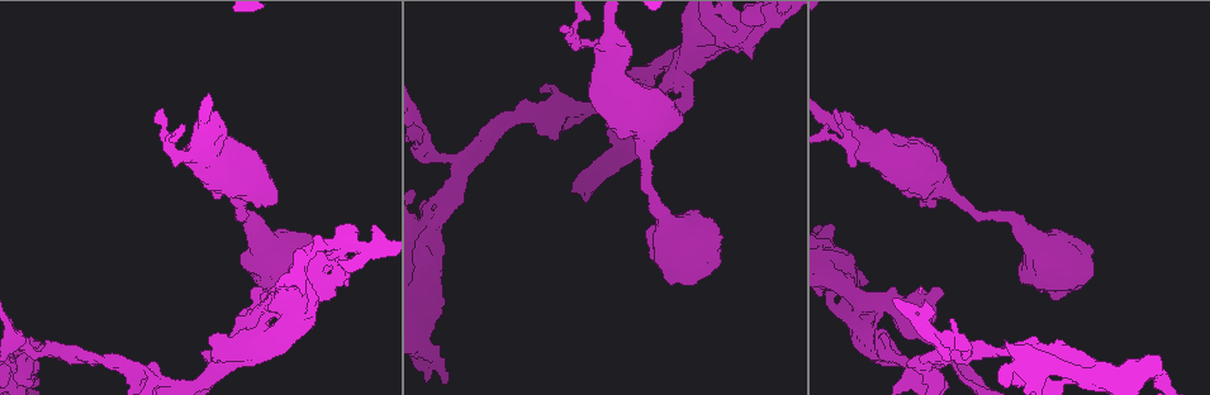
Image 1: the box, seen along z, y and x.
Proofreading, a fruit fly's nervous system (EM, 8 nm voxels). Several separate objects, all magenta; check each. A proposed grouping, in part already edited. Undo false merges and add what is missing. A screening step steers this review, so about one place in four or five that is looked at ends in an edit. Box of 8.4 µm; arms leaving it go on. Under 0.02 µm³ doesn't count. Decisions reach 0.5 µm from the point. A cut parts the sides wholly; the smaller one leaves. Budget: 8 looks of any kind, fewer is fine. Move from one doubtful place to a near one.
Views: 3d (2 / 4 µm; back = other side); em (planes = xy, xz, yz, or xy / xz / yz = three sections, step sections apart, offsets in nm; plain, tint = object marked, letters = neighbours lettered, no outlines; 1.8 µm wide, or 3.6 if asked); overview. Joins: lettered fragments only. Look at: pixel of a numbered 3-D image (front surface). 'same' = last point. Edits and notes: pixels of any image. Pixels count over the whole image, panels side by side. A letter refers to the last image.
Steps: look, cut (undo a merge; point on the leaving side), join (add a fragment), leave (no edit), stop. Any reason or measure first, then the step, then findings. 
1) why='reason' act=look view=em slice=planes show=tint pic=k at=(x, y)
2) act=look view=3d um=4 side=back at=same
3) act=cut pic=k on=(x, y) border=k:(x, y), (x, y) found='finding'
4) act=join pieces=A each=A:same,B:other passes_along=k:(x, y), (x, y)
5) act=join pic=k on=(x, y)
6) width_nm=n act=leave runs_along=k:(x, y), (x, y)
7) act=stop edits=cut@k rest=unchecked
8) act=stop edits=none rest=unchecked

why='thick turns thin' act=look view=em um=3.6 slice=yz step=16 show=tint pic=1 at=(867, 153)

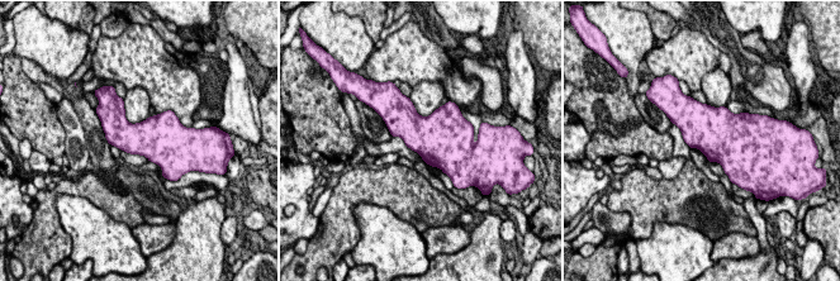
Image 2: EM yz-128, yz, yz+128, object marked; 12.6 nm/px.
act=look view=em um=3.6 slice=planes show=letters at=same

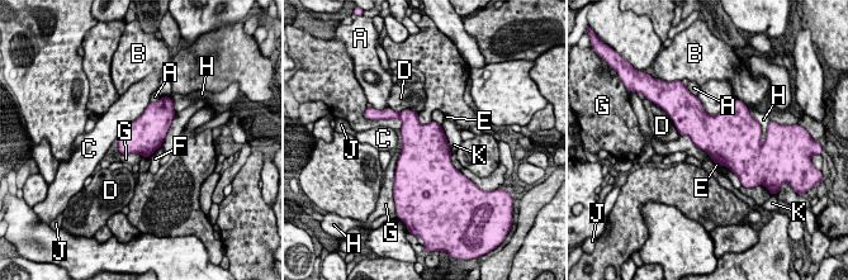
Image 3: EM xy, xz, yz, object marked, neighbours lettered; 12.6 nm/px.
act=cut pic=3 on=(388, 113) each=A:other,B:other,C:other,D:other,E:other,F:other,G:other,H:other,J:other,K:other border=3:(398, 113), (399, 117) found='two neurons meet here'

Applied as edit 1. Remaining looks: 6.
why='redraw' act=look view=overview

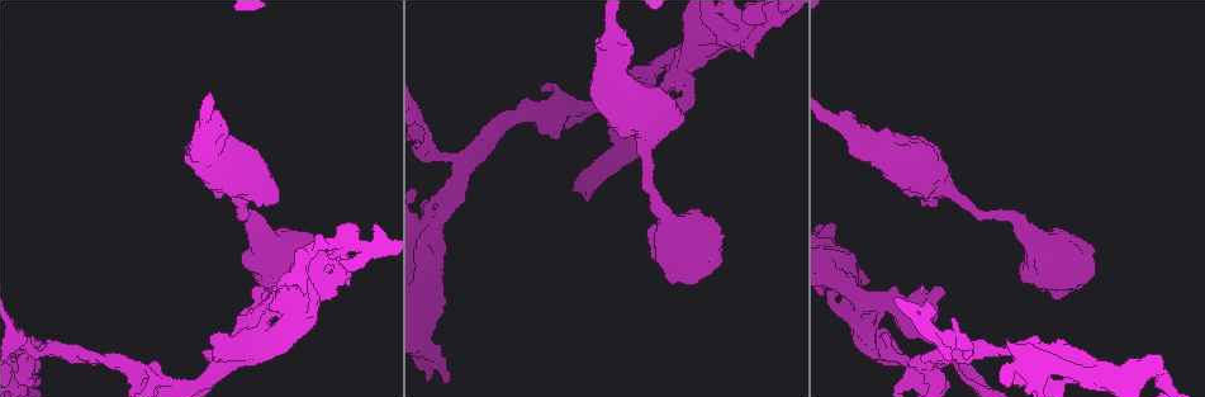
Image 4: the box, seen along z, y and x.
why='arms part here' act=look view=3d um=4 side=back pic=4 at=(927, 366)

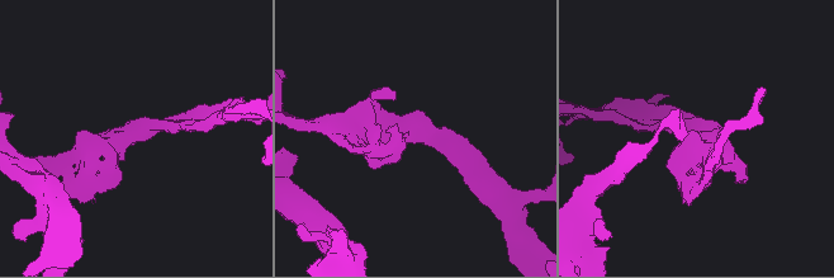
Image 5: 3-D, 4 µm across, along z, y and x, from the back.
arms=3 arm_widths_nm=190,220,280 why='shape alone is not enough' act=look view=em slice=planes show=letters pic=5 at=(704, 136)

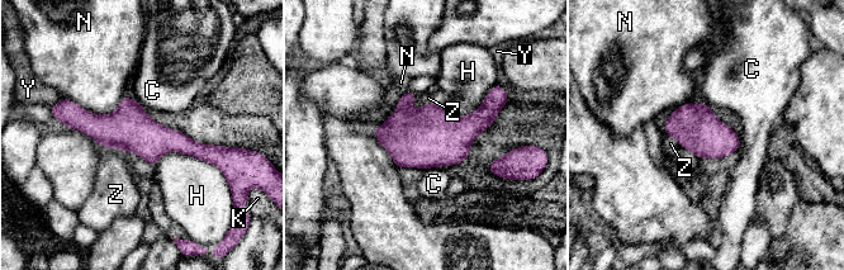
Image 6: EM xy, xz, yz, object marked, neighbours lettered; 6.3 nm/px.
act=leave each=C:other,H:other,K:other,N:other,Y:other,Z:other runs_along=6:(69, 119), (217, 152) found='continuous, no second neuron'

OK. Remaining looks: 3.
why='sharp bend' act=look view=em slice=planes show=letters pic=4 at=(937, 316)

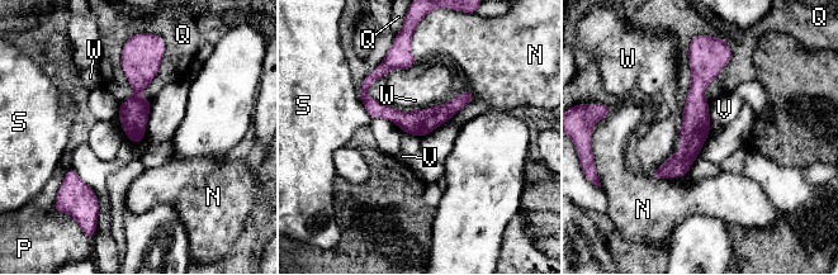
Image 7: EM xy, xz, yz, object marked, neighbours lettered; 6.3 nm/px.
act=leave each=N:other,P:other,Q:other,S:other,V:other,W:other border=7:(709, 103), (709, 117), (711, 119) found='all the same neuron'

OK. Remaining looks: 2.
act=stop edits=cut@3 rest=unchecked

